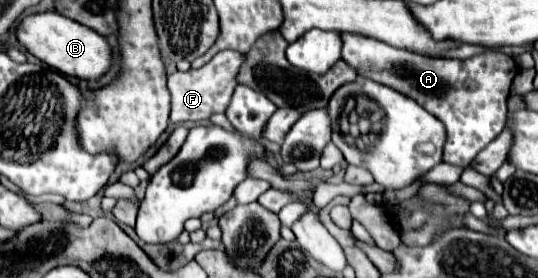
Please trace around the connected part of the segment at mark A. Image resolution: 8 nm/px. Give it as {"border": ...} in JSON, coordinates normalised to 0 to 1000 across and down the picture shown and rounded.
{"border":[[[636,115],[632,129],[636,216],[647,223],[665,273],[717,302],[773,360],[829,453],[833,504],[825,525],[825,583],[859,604],[874,597],[885,554],[937,468],[948,302],[967,252],[952,201],[933,194],[929,180],[900,180],[896,194],[866,216],[796,209],[758,180],[729,173],[684,129],[651,115]]]}

